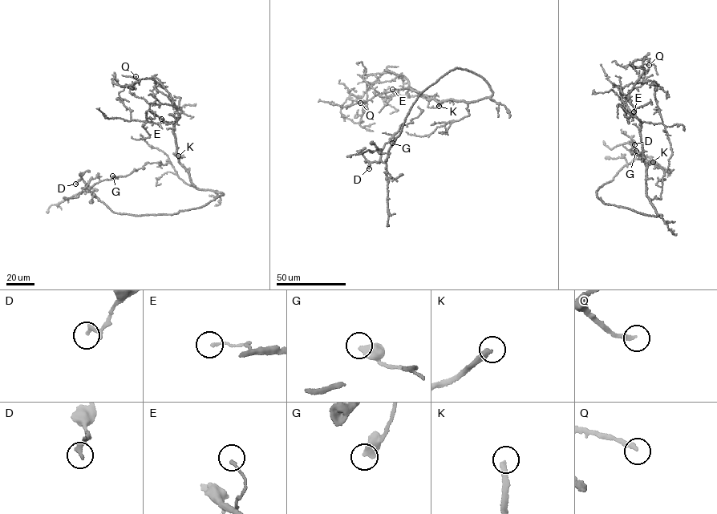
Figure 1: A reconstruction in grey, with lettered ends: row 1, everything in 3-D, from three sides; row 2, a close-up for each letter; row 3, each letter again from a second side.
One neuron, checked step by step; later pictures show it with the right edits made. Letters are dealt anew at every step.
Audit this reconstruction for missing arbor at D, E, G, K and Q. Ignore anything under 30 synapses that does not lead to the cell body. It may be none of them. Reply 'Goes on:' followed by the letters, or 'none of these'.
Goes on: K, Q

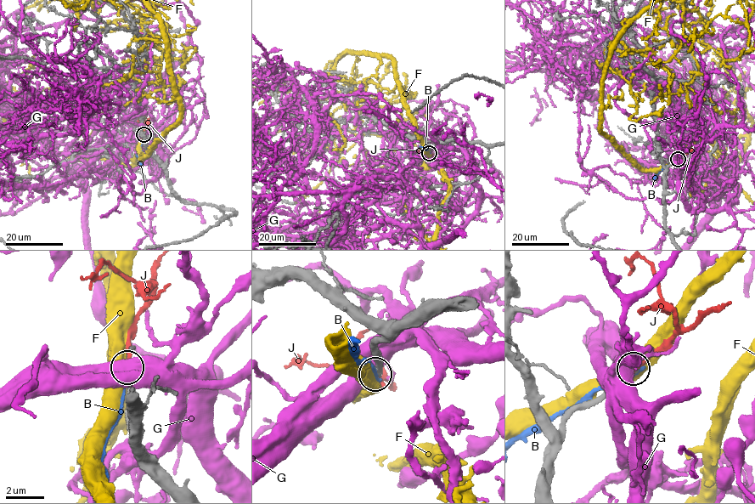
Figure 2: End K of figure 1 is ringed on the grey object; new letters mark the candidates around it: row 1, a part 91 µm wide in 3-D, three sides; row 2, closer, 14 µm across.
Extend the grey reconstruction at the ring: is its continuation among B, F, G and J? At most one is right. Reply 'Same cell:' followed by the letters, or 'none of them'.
Same cell: none of them

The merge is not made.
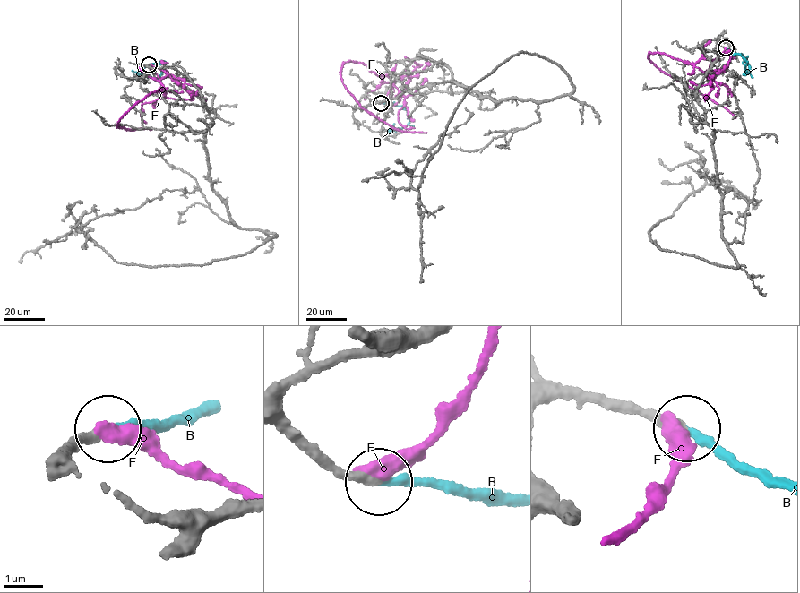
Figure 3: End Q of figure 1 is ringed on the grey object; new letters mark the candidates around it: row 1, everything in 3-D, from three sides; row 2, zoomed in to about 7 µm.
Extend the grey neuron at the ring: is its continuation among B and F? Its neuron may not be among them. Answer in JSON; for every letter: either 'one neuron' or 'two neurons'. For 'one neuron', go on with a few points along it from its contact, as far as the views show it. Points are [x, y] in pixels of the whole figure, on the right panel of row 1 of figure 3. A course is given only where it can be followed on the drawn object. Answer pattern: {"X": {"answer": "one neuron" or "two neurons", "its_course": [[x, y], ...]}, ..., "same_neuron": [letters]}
{"B": {"answer": "one neuron", "its_course": [[725, 47], [746, 61], [744, 66], [748, 73], [749, 66], [741, 54]]}, "F": {"answer": "two neurons"}, "same_neuron": ["B"]}

